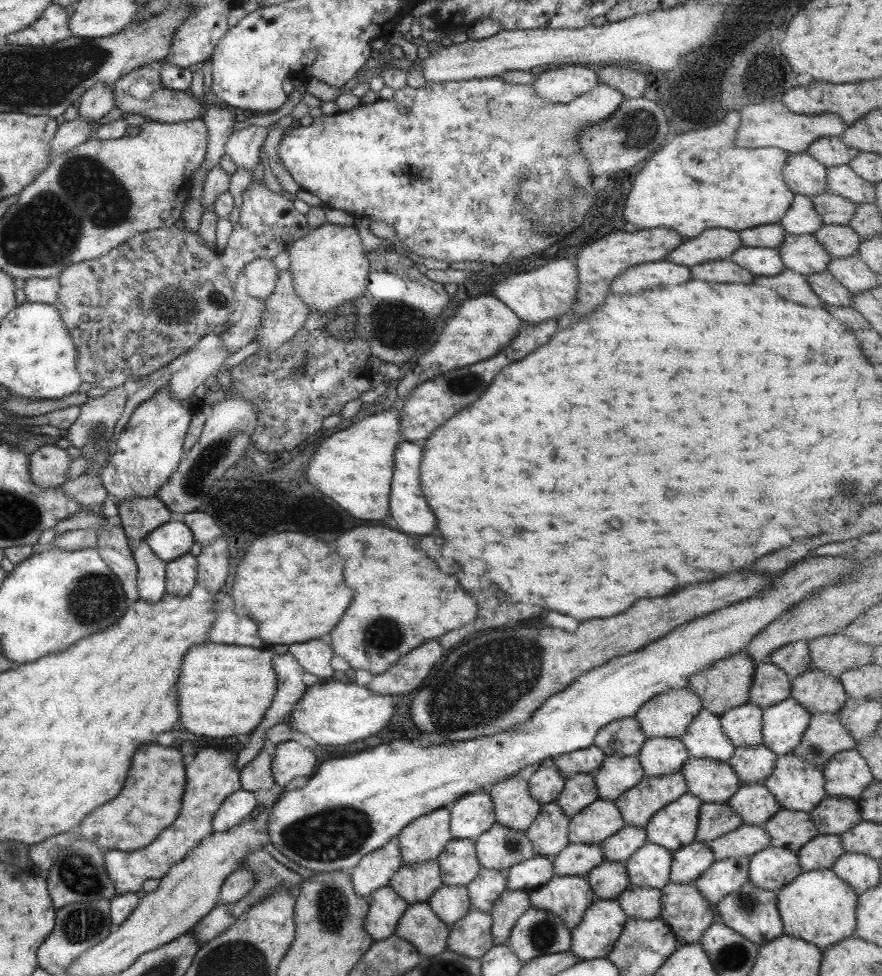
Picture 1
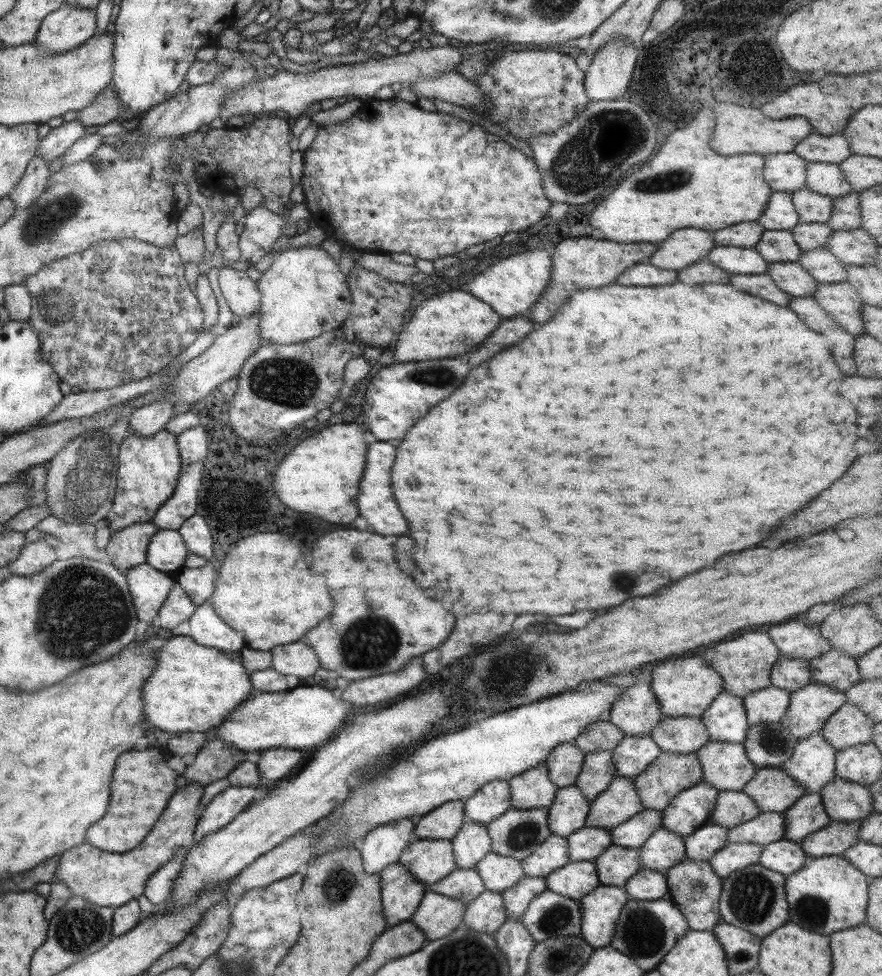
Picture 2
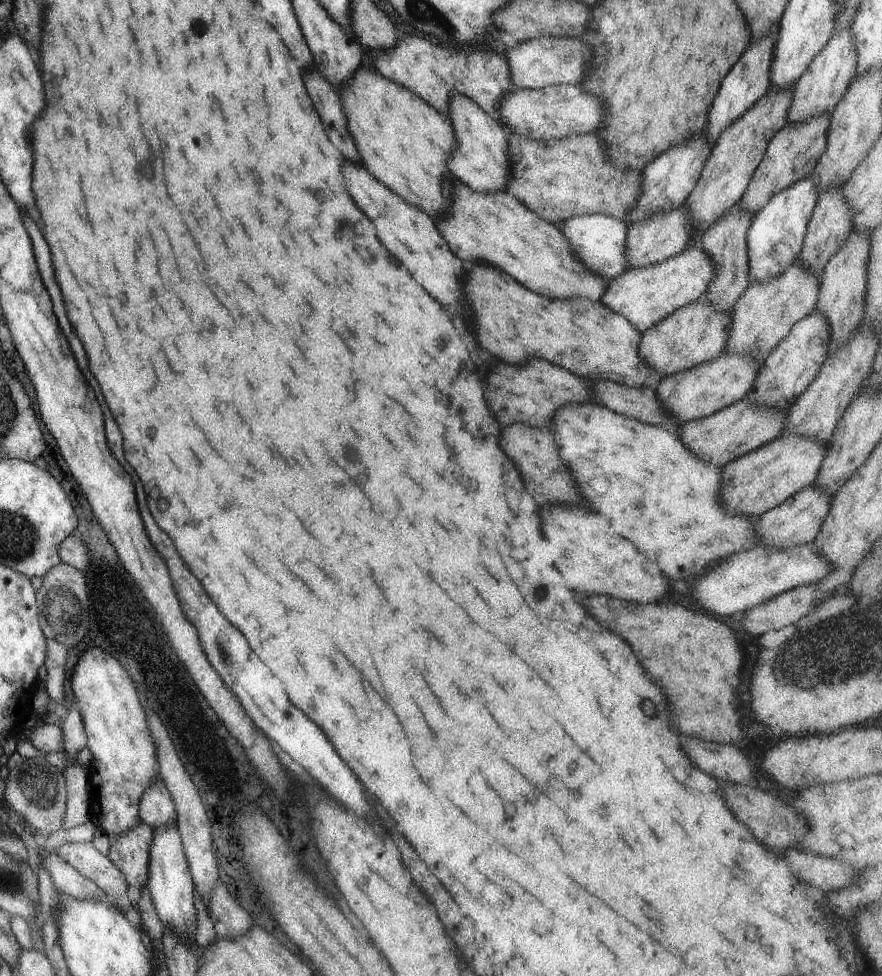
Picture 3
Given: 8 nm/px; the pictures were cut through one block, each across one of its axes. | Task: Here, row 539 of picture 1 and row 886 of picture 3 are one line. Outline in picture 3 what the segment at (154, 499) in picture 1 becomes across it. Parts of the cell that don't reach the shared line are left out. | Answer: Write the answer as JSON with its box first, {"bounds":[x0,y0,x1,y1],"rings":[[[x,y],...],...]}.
{"bounds":[106,822,152,889],"rings":[[[137,822],[131,830],[110,838],[106,856],[123,874],[126,884],[133,888],[144,889],[151,838],[152,829],[145,822]]]}

